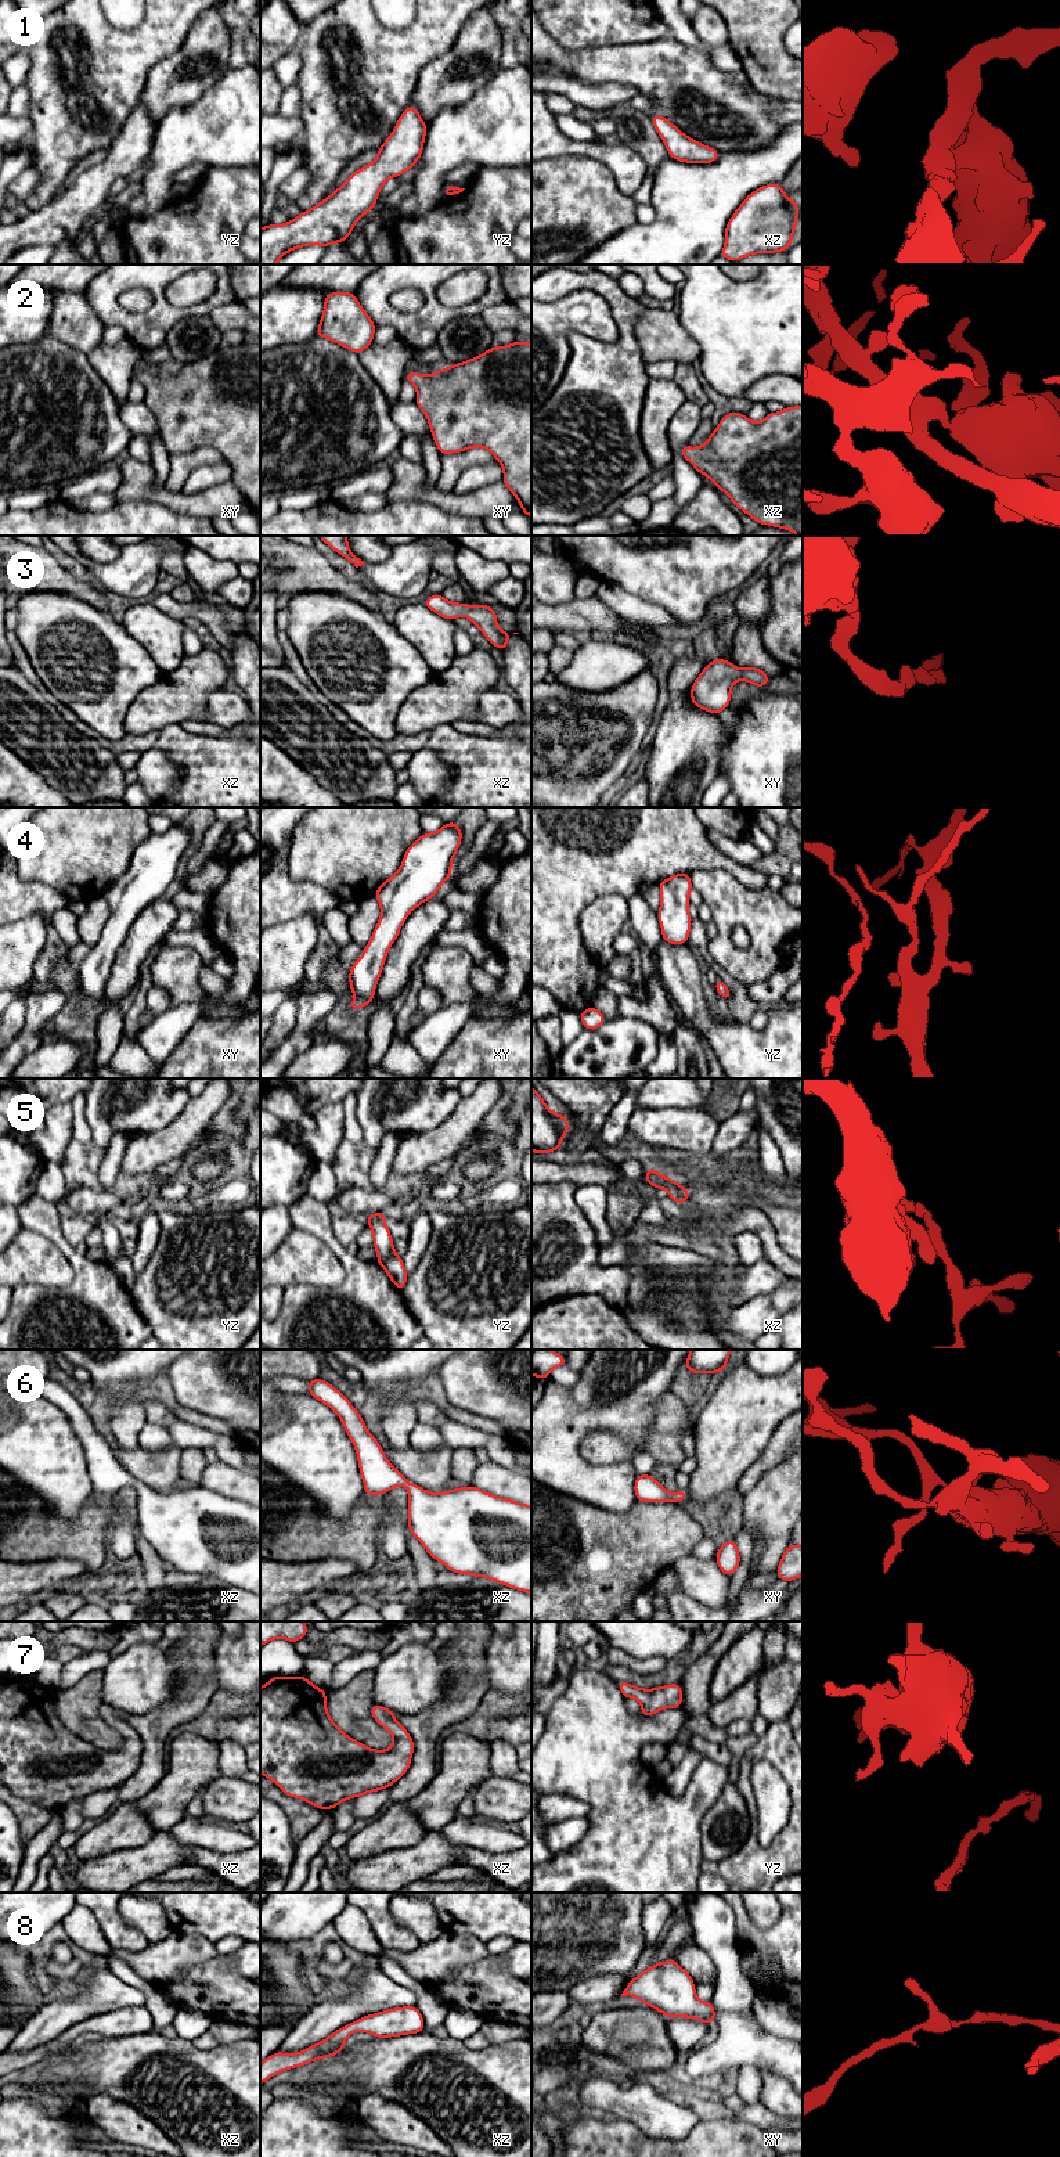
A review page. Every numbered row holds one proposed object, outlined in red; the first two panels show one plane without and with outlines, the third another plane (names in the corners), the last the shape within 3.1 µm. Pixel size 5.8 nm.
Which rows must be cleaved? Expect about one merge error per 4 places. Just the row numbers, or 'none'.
5

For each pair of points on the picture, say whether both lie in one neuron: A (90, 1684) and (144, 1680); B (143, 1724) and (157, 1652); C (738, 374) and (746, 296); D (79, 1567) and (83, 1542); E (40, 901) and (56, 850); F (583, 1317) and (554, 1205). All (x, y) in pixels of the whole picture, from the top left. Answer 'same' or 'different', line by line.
A: different
B: different
C: same
D: different
E: different
F: different

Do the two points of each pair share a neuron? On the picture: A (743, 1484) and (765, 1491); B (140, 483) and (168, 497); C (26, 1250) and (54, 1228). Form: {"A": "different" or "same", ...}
{"A": "different", "B": "same", "C": "different"}

